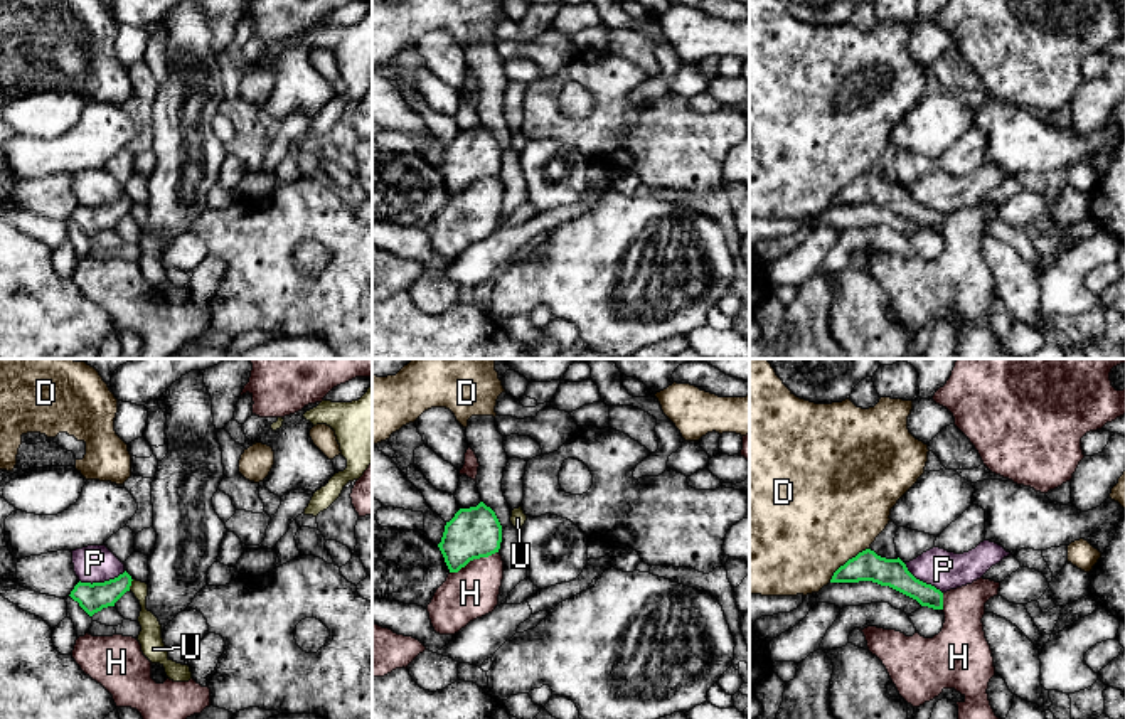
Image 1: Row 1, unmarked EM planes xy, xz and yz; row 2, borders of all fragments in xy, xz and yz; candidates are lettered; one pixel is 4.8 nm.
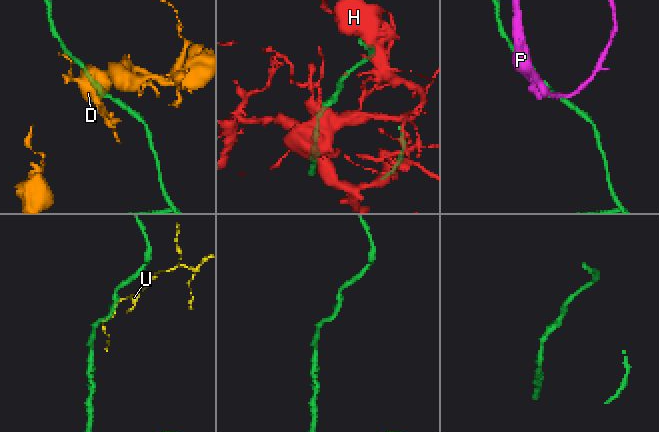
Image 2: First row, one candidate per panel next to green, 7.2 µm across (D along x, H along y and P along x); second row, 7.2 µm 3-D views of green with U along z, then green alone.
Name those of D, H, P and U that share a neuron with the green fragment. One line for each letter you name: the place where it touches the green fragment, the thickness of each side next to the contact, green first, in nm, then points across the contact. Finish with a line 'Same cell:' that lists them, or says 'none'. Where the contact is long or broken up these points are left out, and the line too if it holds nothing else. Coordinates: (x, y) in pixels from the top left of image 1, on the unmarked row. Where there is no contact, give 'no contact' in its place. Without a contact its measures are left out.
Same cell: none

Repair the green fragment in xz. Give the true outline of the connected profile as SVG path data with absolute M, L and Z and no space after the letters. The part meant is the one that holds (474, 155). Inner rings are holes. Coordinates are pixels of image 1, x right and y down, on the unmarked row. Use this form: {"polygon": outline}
{"polygon": "M480 125L477 130L460 131L446 145L438 167L450 195L458 195L470 184L499 175L502 148L495 135Z"}

